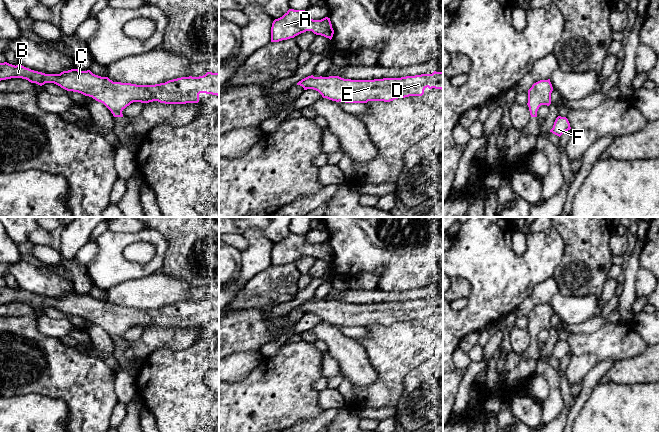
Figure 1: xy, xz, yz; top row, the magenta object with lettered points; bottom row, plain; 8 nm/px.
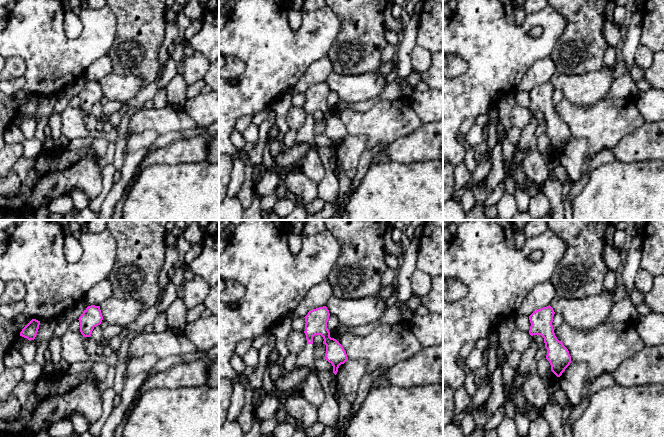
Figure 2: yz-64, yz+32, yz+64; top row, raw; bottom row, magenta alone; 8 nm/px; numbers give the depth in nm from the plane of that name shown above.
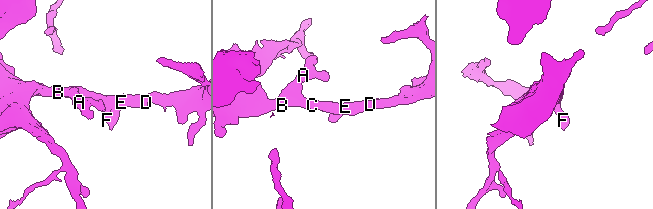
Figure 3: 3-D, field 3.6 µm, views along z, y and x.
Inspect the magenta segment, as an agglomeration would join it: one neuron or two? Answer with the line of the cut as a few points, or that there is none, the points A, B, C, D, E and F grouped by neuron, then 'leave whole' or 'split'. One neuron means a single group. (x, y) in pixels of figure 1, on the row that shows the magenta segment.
cut none; groups A B C D E F; leave whole

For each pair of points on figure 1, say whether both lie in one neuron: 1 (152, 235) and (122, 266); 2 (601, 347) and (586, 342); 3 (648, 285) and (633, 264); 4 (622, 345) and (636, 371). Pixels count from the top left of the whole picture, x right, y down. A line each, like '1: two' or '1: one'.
1: one
2: one
3: two
4: two

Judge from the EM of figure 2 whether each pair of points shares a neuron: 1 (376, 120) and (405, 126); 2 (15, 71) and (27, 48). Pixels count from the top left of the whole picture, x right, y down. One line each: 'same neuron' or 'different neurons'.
1: same neuron
2: different neurons

